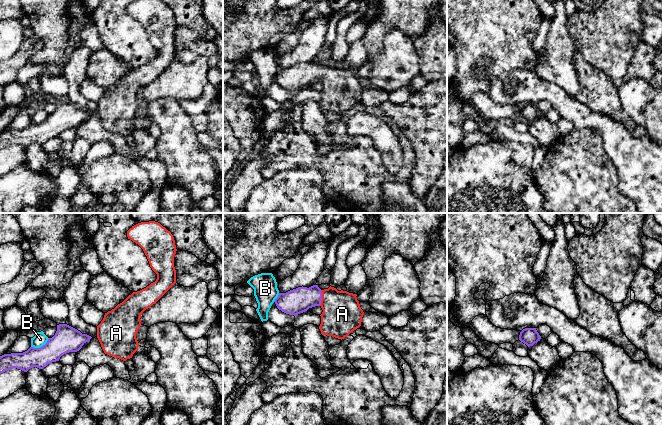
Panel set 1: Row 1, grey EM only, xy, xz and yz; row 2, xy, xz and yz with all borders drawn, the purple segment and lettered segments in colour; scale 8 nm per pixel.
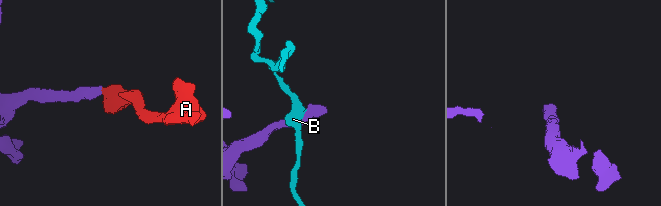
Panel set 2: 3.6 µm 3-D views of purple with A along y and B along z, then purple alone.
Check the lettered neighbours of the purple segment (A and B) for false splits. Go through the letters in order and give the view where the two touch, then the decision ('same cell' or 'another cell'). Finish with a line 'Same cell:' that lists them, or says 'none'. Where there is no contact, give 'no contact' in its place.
A: contact in xz; same cell
B: contact in xy; another cell
Same cell: A

